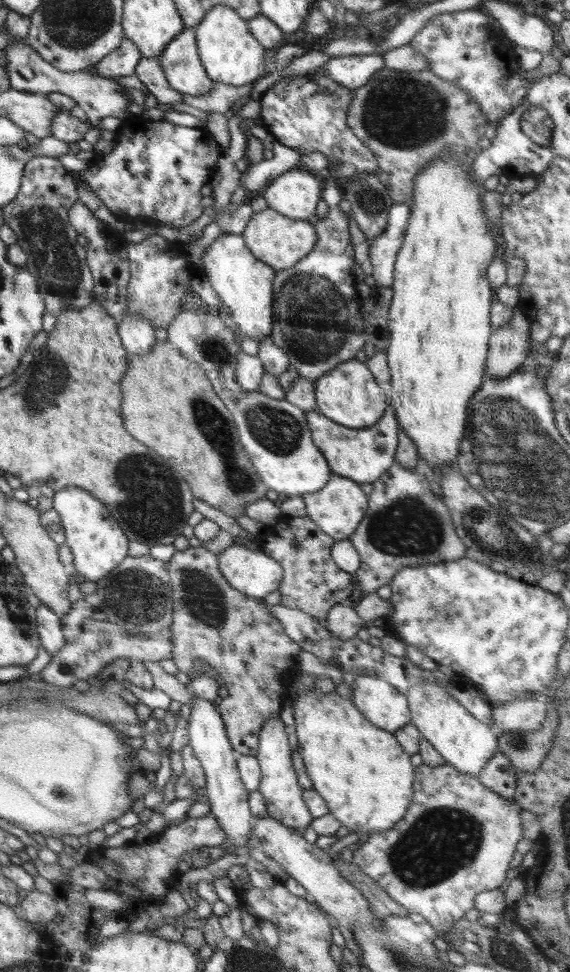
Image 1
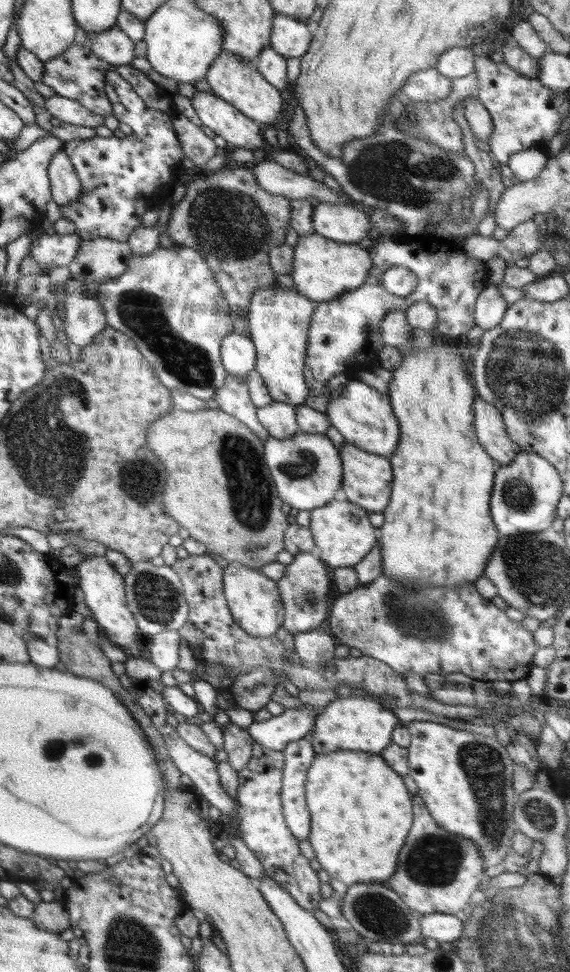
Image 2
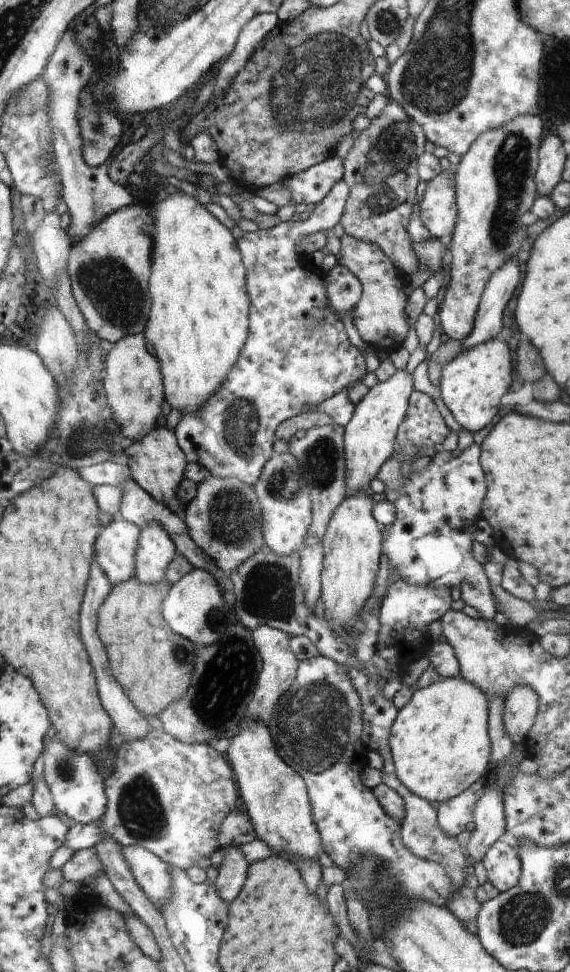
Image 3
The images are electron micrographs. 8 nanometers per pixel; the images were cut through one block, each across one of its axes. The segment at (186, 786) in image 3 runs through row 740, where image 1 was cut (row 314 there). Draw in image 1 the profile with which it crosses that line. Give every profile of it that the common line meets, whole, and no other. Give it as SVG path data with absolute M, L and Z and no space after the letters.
M151 235L141 242L126 242L131 278L128 282L125 312L145 318L153 327L167 330L169 324L181 313L183 300L191 290L187 263L179 253L180 246L160 235Z

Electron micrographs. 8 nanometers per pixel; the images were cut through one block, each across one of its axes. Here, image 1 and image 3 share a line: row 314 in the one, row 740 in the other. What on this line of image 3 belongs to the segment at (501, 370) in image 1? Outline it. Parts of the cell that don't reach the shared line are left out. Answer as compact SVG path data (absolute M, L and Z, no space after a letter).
M518 685L504 698L503 723L514 744L521 744L538 720L539 696L530 687Z

